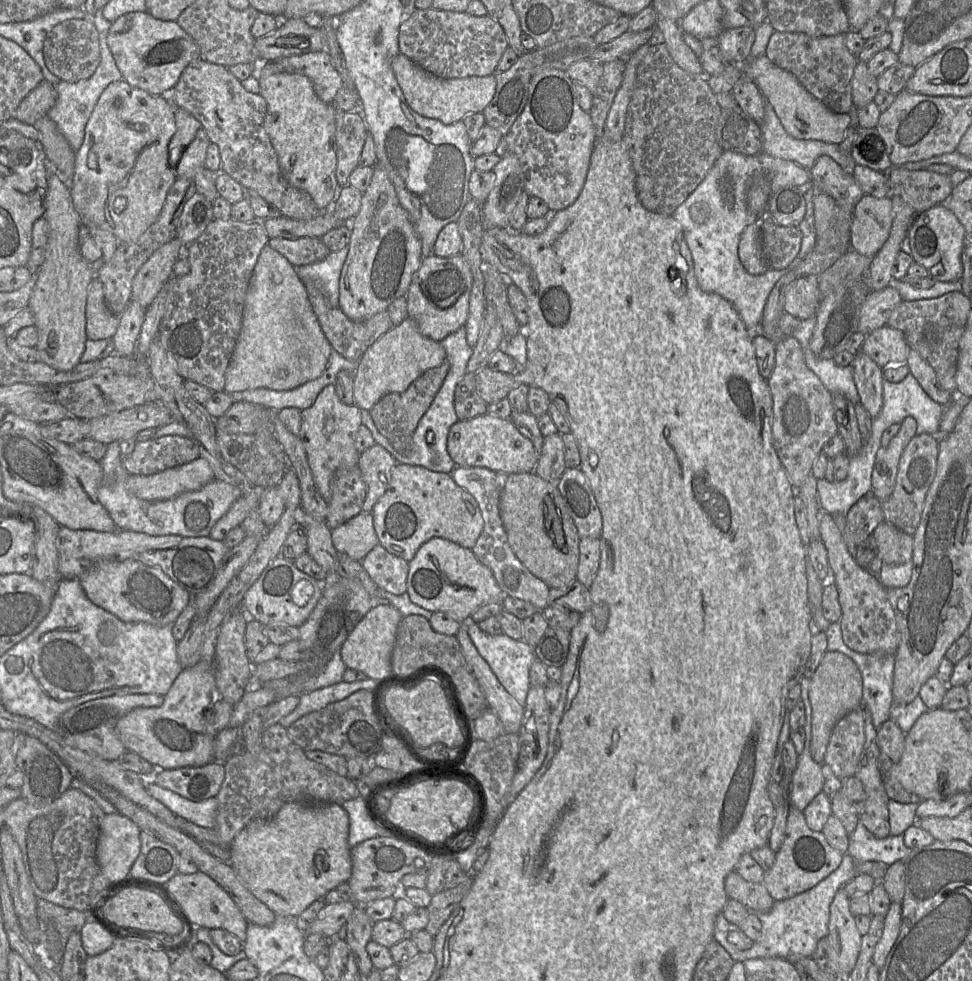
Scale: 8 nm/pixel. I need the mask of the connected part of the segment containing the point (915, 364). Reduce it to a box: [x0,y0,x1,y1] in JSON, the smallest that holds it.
[906,349,955,406]

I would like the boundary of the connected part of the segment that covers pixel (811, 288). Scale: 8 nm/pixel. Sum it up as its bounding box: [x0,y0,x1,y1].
[783,276,820,320]

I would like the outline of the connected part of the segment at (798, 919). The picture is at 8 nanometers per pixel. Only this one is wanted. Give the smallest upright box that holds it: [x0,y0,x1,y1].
[714,854,888,964]

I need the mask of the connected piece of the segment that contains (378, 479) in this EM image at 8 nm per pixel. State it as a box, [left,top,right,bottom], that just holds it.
[357,443,397,512]

